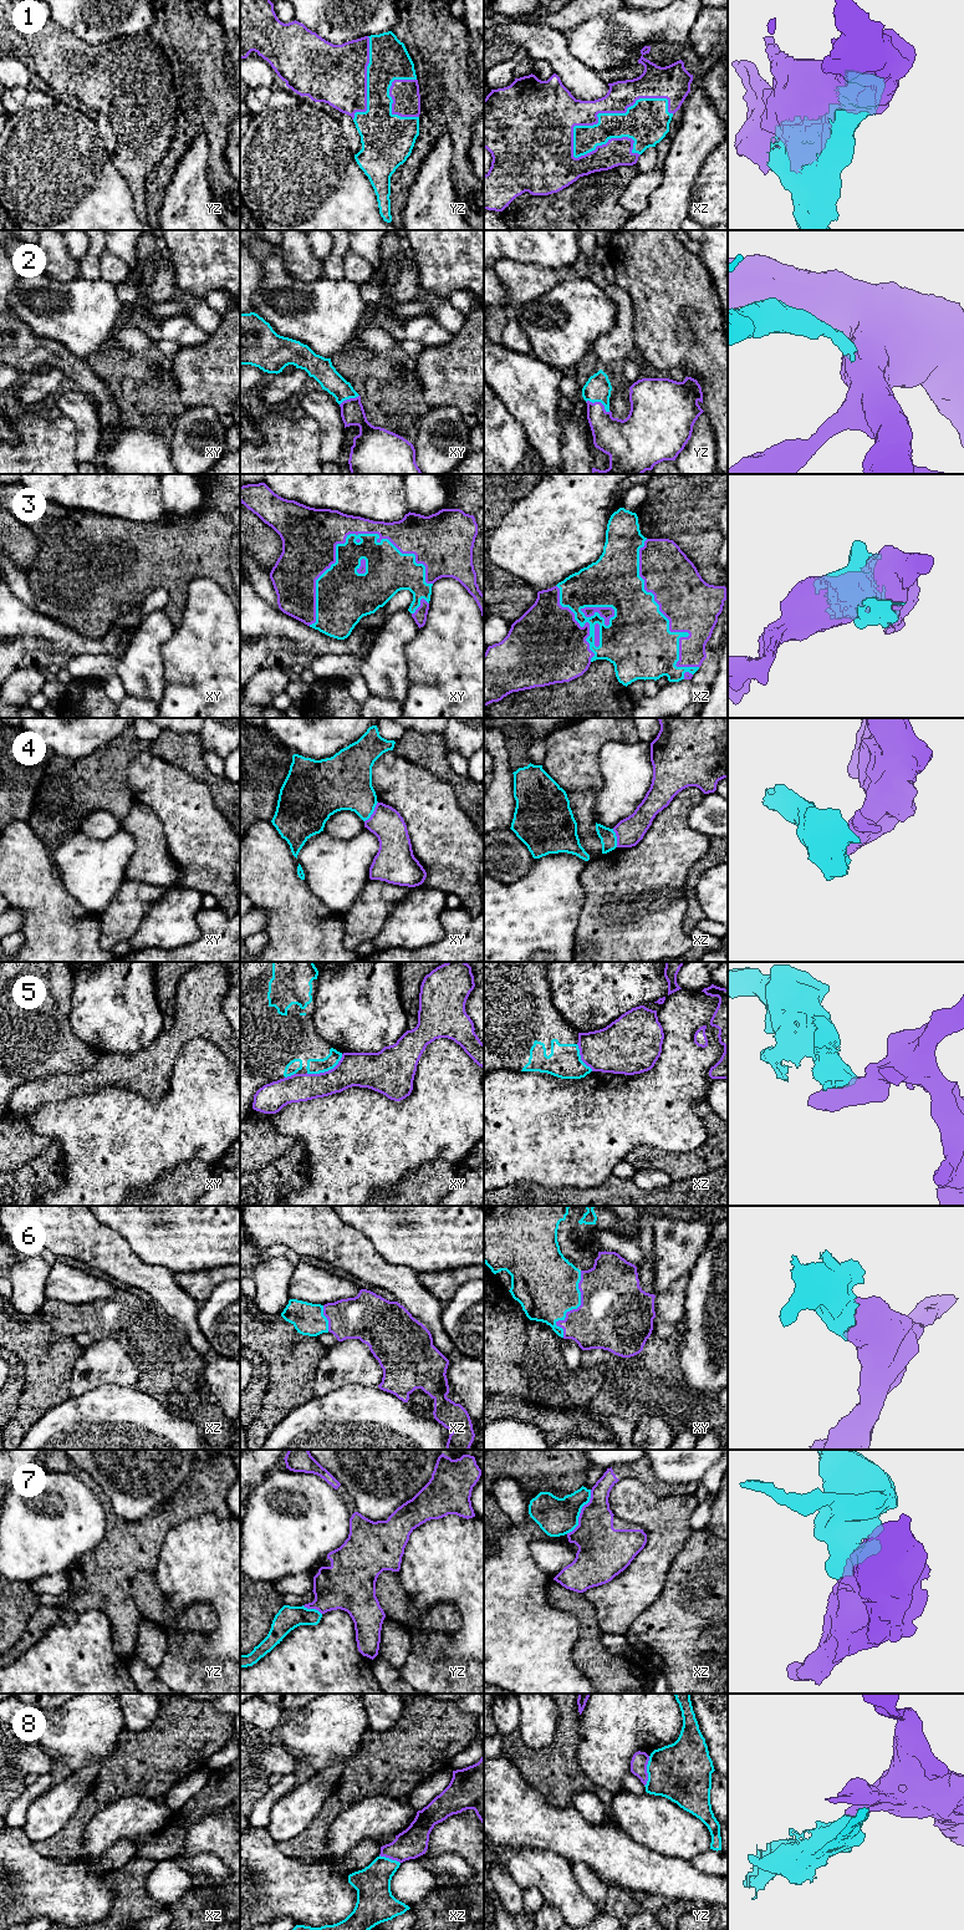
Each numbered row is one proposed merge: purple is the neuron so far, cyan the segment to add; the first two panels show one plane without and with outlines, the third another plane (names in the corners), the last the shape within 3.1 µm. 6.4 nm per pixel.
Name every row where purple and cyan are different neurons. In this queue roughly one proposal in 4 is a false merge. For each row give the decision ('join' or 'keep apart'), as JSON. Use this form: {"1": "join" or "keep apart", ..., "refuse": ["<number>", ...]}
{"1": "join", "2": "join", "3": "join", "4": "keep apart", "5": "keep apart", "6": "join", "7": "keep apart", "8": "keep apart", "refuse": ["4", "5", "7", "8"]}

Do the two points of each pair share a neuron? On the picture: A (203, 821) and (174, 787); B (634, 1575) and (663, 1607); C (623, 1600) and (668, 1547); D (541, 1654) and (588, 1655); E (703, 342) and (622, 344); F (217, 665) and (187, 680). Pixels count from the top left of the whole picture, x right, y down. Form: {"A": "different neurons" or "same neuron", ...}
{"A": "same neuron", "B": "different neurons", "C": "same neuron", "D": "different neurons", "E": "different neurons", "F": "same neuron"}

